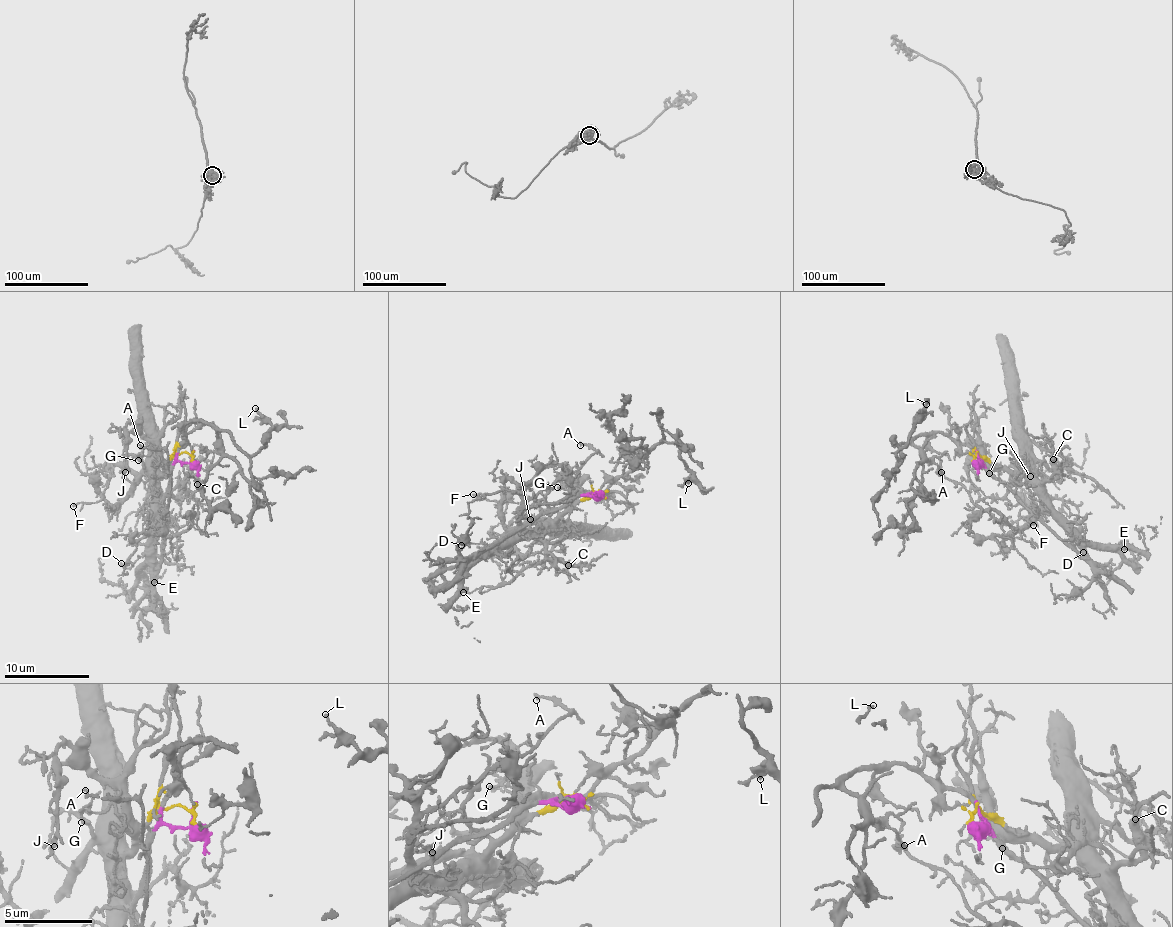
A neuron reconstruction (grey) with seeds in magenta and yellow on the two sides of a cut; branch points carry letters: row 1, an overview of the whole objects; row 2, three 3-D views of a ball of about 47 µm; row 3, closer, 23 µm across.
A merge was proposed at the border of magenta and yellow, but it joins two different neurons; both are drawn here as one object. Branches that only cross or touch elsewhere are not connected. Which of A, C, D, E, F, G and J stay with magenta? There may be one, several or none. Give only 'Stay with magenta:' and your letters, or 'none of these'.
Stay with magenta: none of these

